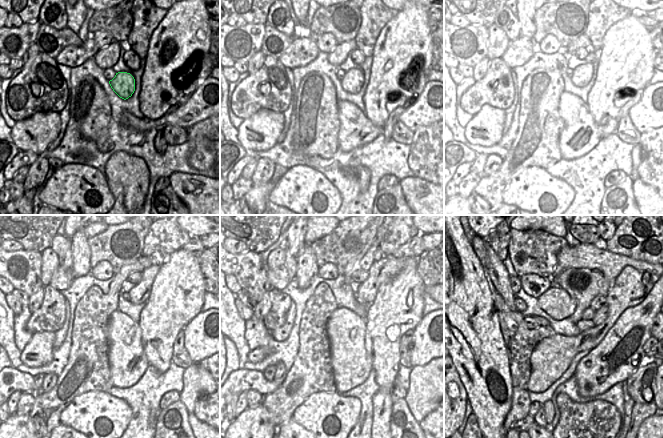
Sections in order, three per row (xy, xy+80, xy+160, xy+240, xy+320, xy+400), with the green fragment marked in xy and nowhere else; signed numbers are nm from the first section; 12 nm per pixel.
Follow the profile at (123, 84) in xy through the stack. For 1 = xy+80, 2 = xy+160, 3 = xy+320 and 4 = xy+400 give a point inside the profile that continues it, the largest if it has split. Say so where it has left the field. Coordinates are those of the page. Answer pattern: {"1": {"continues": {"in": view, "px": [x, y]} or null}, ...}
{"1": {"continues": {"in": "xy+80", "px": [353, 79]}}, "2": {"continues": {"in": "xy+160", "px": [582, 74]}}, "3": {"continues": {"in": "xy+320", "px": [388, 267]}}, "4": {"continues": {"in": "xy+400", "px": [610, 275]}}}

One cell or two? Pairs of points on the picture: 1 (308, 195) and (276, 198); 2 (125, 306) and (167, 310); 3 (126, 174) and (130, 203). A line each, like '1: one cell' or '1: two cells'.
1: one cell
2: two cells
3: one cell

